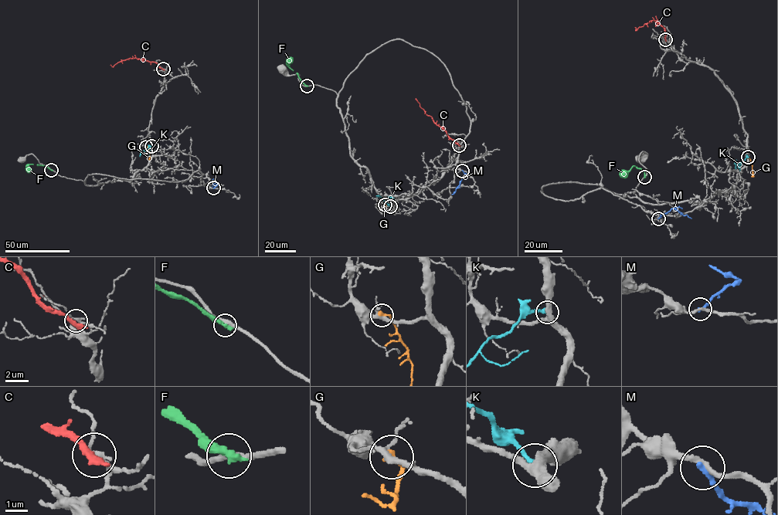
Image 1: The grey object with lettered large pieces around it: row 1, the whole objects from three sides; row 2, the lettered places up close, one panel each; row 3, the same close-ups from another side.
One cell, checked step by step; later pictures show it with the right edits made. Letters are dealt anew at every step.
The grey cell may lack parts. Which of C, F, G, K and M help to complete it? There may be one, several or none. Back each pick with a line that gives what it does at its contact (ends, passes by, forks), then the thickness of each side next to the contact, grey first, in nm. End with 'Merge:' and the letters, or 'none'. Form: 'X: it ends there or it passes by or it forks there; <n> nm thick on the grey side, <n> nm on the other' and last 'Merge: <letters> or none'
Merge: none

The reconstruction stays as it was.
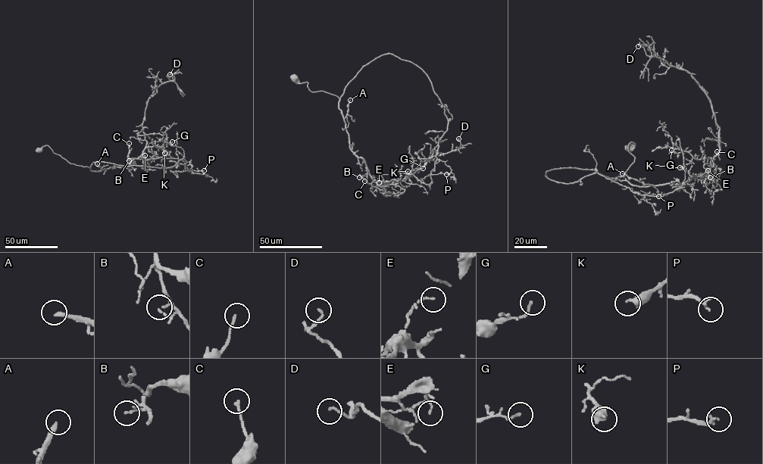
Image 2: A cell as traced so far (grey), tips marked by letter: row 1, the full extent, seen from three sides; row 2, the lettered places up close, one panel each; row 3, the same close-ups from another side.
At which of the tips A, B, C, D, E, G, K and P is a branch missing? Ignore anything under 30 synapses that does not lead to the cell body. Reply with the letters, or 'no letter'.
A

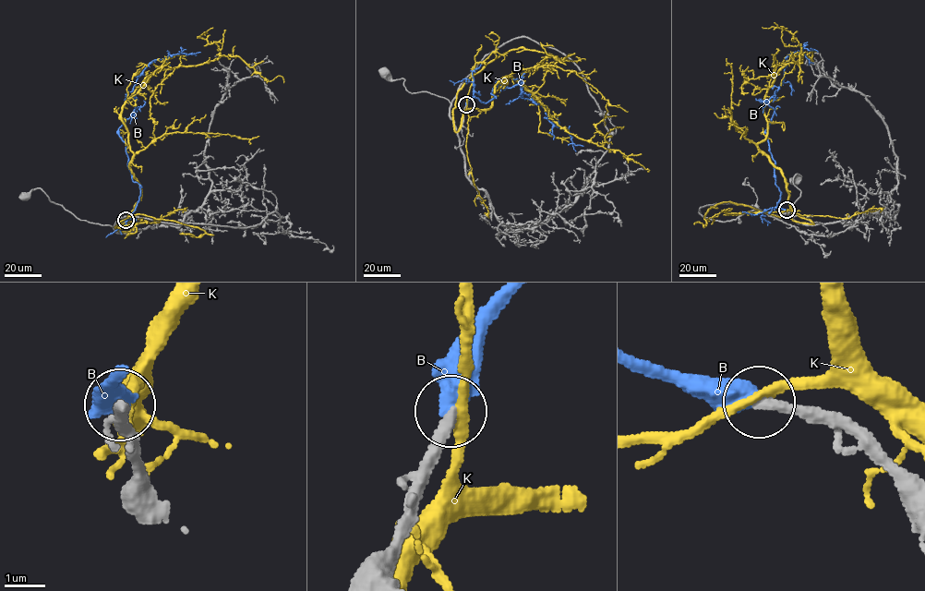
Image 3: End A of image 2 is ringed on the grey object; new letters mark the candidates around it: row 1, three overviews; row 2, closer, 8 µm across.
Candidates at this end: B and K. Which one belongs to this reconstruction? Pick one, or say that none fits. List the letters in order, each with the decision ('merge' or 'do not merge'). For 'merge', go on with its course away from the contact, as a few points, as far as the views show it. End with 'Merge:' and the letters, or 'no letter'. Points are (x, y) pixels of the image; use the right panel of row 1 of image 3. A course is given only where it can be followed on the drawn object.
B: merge; it runs (786, 211), (776, 206), (781, 192), (765, 131), (774, 110), (768, 101), (784, 79), (786, 58), (810, 48)
K: do not merge
Merge: B

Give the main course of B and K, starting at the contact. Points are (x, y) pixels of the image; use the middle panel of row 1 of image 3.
B: (466, 105), (495, 98), (499, 79), (519, 84), (521, 97), (539, 103), (583, 146)
K: (466, 105), (491, 108), (496, 84), (511, 77), (569, 132), (619, 150), (647, 171)

